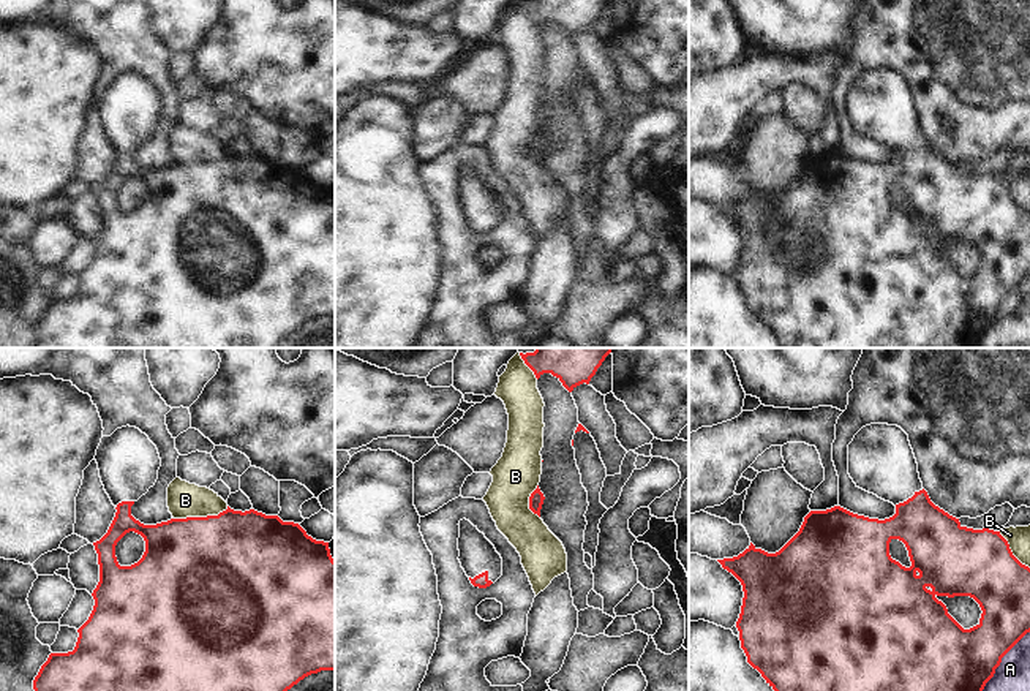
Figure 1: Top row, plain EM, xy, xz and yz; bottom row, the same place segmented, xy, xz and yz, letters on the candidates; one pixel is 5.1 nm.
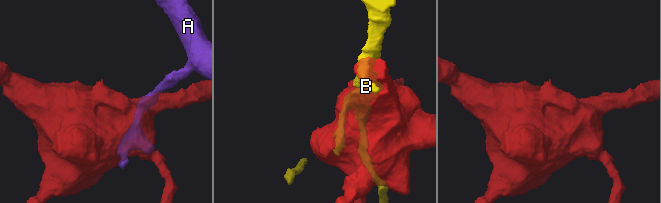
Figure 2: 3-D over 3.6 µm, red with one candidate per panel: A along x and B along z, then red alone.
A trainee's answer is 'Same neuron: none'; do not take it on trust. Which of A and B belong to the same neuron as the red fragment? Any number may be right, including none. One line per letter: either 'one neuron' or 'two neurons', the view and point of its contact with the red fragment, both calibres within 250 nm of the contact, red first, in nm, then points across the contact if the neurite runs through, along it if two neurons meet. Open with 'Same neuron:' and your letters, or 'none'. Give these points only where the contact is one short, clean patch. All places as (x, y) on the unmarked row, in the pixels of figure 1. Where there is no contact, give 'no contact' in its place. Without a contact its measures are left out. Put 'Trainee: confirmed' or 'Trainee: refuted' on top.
Trainee: confirmed
Same neuron: none
A: two neurons | yz (999, 310) | 400/190 nm
B: two neurons | xy (201, 163) | 500/180 nm

